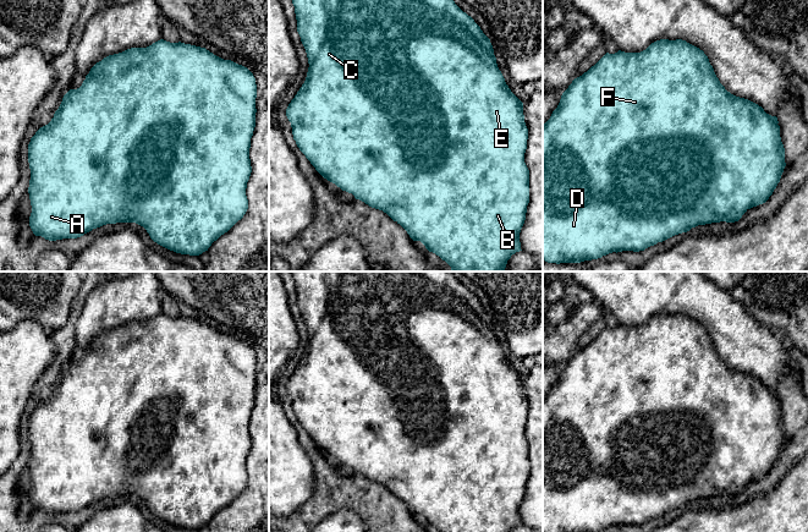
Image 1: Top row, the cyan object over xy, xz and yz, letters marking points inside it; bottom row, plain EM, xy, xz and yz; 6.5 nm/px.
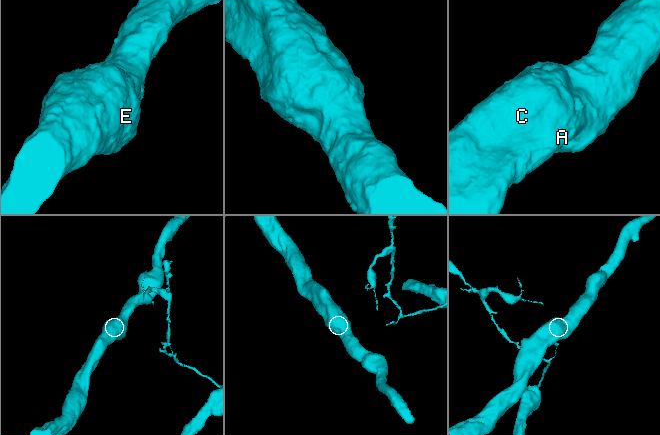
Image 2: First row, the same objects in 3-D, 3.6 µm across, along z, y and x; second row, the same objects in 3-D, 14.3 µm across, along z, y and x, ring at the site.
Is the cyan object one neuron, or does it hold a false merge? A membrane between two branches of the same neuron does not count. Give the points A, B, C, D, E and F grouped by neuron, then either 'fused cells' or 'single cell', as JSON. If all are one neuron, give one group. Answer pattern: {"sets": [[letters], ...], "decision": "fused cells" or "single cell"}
{"sets": [["A", "B", "C", "D", "E", "F"]], "decision": "single cell"}

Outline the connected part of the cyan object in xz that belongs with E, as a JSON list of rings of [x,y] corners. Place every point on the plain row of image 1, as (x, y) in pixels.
[[[291,272],[297,294],[297,306],[308,331],[308,346],[304,357],[286,383],[286,390],[291,396],[293,413],[299,424],[306,429],[315,444],[328,455],[335,457],[342,465],[352,467],[372,482],[383,484],[394,495],[400,498],[413,515],[421,515],[429,526],[440,532],[511,532],[521,523],[520,506],[526,494],[529,477],[529,444],[524,437],[528,402],[524,396],[523,377],[511,366],[498,341],[496,331],[490,313],[483,307],[474,294],[463,286],[451,272]]]

